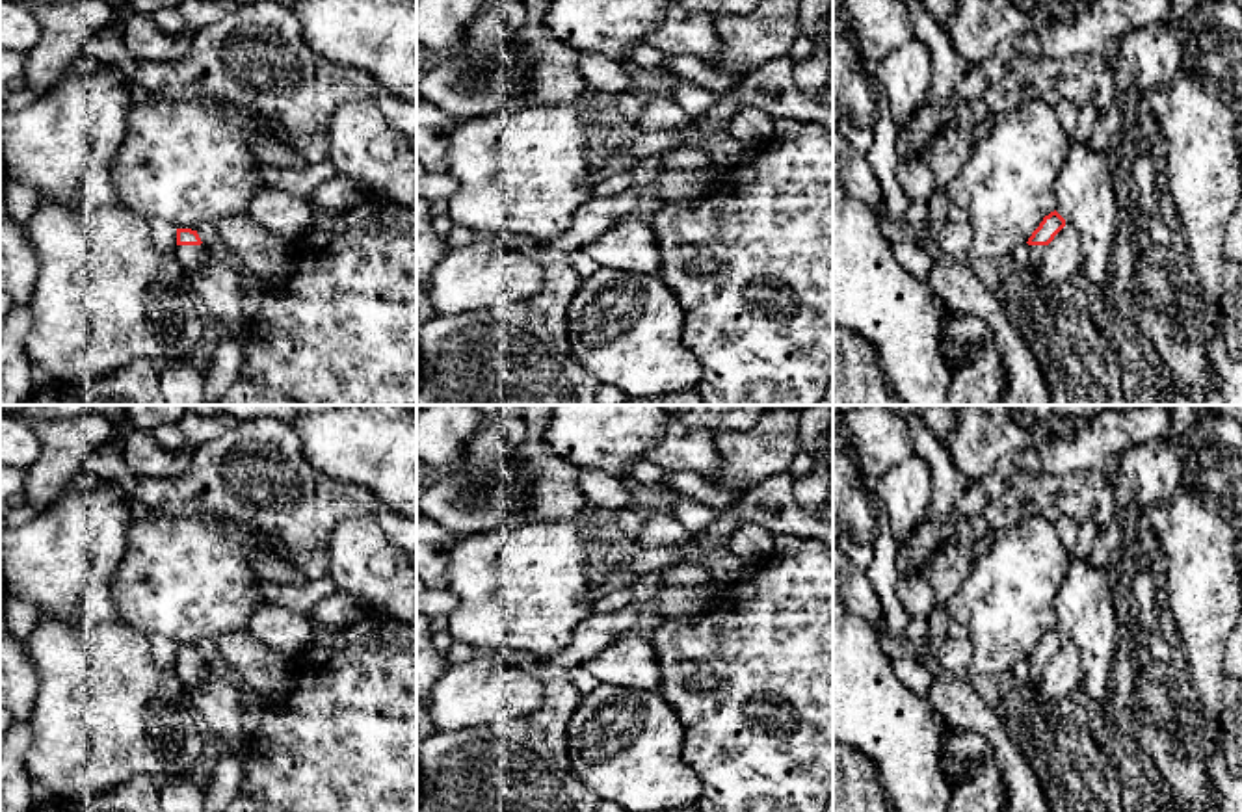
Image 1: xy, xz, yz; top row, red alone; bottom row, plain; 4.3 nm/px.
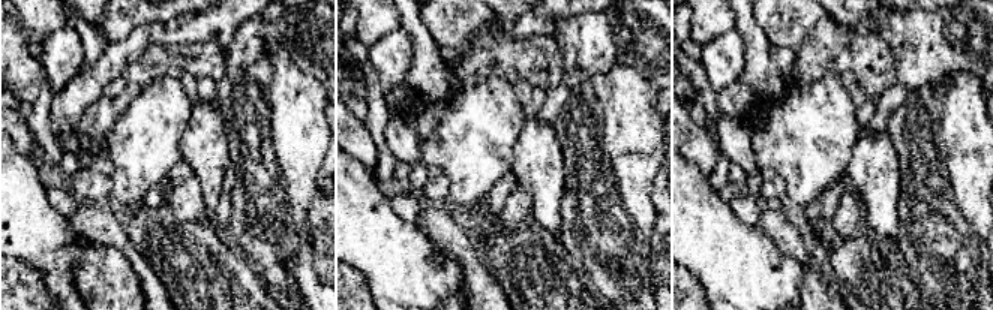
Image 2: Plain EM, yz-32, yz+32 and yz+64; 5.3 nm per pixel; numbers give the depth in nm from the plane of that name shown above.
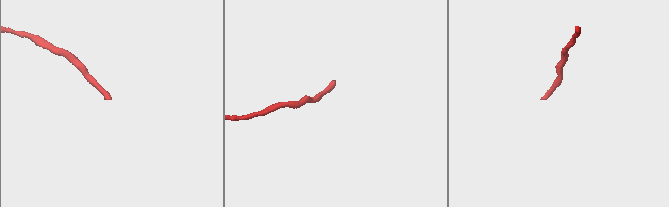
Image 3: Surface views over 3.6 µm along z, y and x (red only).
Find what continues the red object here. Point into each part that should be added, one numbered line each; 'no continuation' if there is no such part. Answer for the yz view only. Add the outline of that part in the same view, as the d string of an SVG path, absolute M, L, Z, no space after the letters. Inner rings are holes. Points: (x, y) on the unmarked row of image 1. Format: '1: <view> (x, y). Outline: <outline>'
1: yz (1034, 669). Outline: M1028 661L1028 665L1026 665L1026 678L1024 680L1039 682L1045 665L1047 665L1047 661Z

